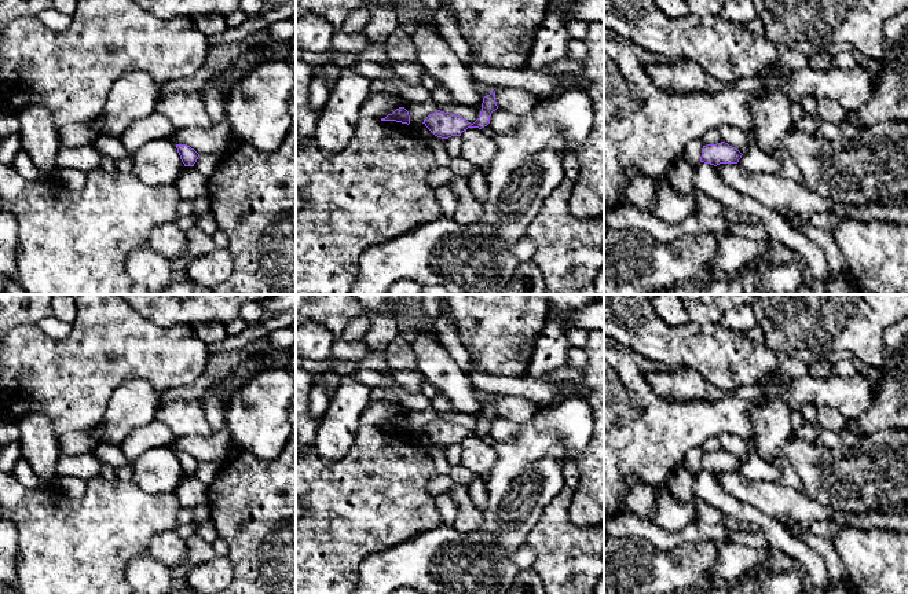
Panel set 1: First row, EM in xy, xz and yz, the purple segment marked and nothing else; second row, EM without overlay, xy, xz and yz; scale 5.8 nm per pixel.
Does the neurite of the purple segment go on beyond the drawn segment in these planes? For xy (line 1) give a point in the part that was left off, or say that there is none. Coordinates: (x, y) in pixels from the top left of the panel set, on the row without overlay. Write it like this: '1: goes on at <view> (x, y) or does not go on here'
1: does not go on here

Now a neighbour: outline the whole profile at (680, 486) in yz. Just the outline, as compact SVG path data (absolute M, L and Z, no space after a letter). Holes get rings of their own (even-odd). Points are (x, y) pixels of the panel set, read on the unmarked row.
M678 468L674 476L671 476L666 484L666 491L684 503L693 502L693 476L684 468Z

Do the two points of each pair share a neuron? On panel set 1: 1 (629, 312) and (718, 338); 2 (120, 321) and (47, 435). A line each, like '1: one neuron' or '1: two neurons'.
1: one neuron
2: two neurons

